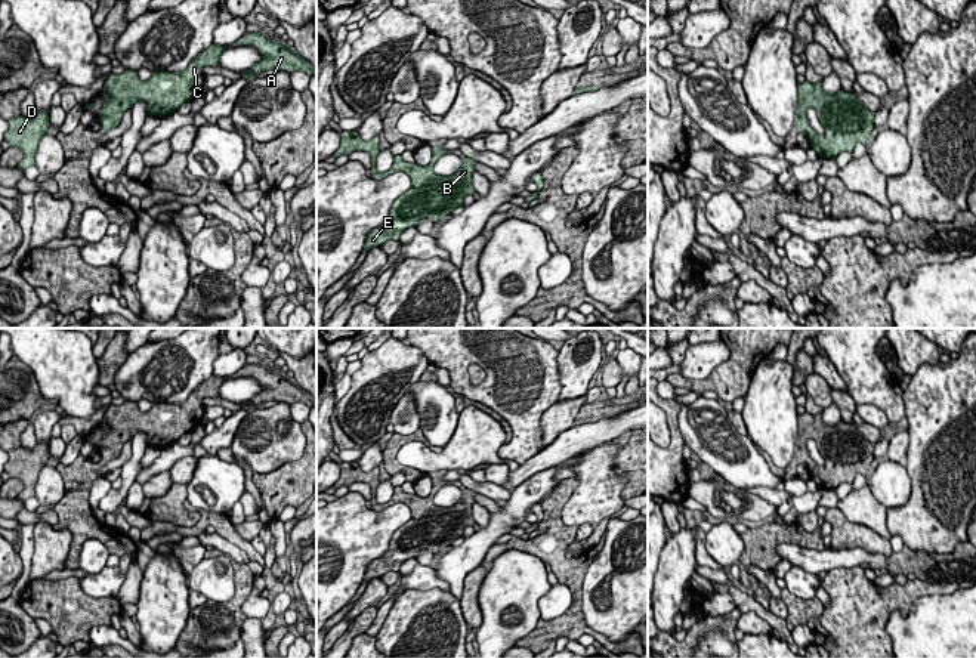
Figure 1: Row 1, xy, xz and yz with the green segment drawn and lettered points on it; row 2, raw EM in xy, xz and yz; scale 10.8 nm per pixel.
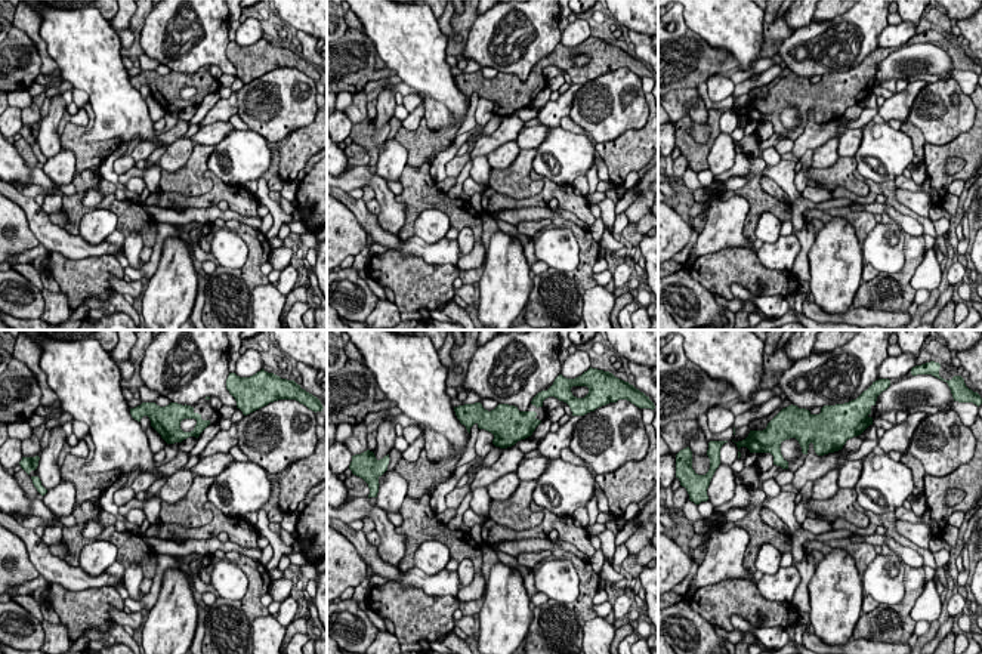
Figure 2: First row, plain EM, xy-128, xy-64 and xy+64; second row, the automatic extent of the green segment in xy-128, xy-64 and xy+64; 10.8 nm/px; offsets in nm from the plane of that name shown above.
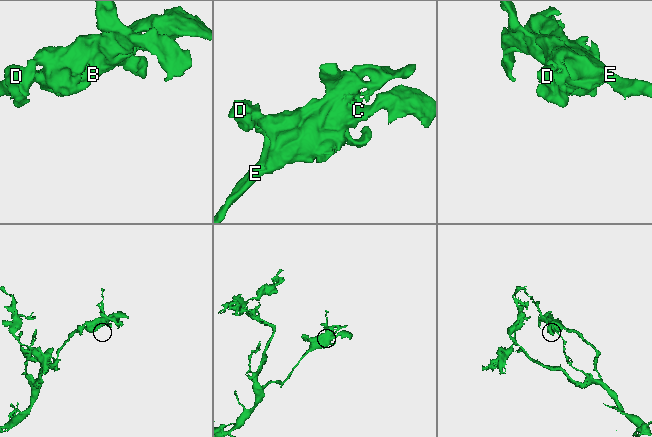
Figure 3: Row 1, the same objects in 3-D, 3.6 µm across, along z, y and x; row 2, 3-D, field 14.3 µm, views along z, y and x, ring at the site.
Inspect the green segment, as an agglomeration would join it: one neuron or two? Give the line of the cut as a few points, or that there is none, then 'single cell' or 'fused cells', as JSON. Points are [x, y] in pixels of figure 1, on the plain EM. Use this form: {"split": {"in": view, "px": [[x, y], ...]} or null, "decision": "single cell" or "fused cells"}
{"split": null, "decision": "single cell"}

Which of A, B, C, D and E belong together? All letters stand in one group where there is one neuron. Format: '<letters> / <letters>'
A B C D E

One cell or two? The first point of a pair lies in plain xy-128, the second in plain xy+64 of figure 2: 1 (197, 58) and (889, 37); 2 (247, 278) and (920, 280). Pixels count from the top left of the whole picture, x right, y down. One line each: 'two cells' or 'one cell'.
1: two cells
2: two cells

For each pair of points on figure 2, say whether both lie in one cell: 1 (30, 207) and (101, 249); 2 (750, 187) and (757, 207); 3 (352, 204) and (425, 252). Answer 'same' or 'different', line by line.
1: same
2: same
3: same

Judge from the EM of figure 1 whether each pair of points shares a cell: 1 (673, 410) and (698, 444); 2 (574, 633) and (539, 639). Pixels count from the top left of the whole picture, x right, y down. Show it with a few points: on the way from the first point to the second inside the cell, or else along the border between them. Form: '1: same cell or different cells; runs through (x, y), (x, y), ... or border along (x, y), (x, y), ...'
1: different cells; border along (683, 405), (678, 417), (678, 429), (685, 442)
2: same cell; runs through (565, 630), (547, 632)

